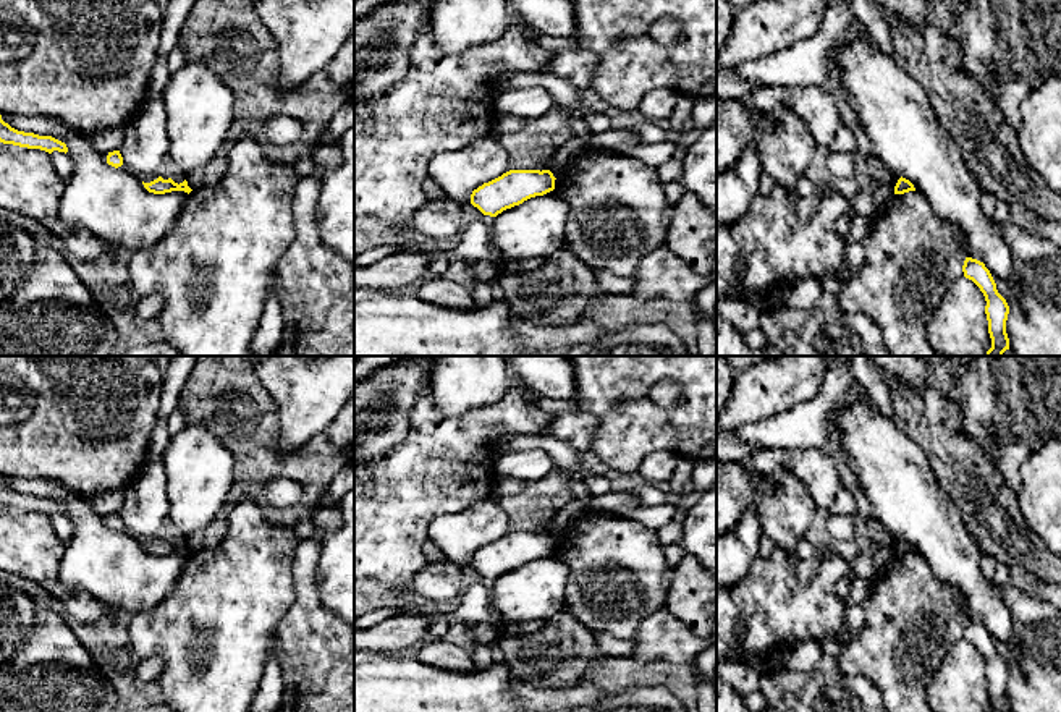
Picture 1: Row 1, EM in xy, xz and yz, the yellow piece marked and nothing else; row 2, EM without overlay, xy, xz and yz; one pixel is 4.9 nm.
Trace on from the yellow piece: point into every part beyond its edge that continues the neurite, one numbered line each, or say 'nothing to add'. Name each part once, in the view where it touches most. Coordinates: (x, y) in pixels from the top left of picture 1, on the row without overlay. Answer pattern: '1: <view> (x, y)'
nothing to add

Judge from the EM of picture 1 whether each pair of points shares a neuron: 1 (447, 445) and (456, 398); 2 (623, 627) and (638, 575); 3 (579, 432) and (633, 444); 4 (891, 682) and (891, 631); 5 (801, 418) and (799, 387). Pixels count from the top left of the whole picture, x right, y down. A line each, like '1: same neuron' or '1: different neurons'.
1: different neurons
2: same neuron
3: different neurons
4: same neuron
5: different neurons

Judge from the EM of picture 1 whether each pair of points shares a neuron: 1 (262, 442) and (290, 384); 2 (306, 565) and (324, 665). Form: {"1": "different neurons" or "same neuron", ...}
{"1": "different neurons", "2": "same neuron"}

